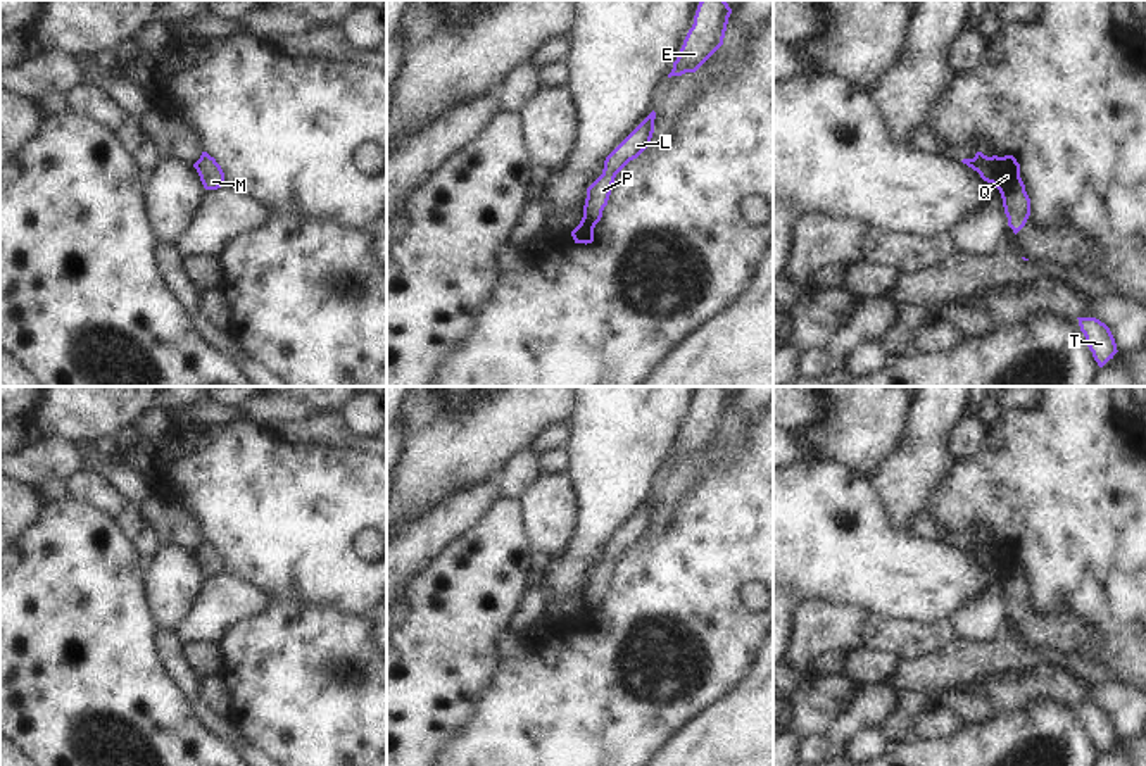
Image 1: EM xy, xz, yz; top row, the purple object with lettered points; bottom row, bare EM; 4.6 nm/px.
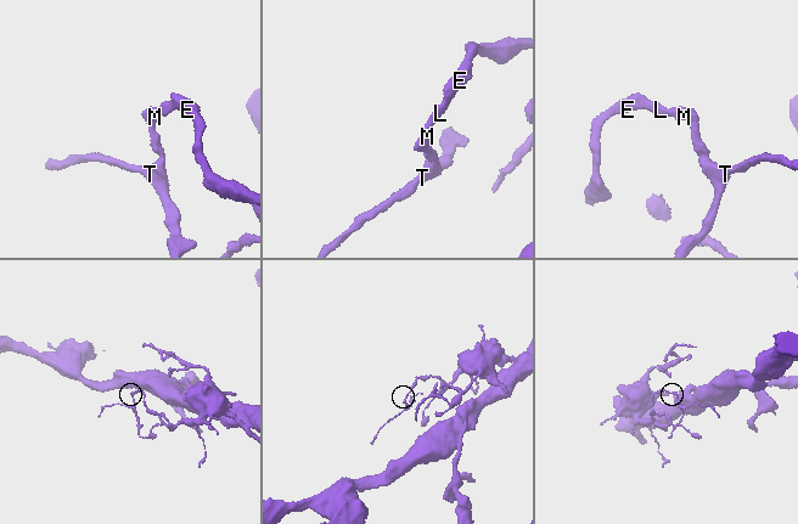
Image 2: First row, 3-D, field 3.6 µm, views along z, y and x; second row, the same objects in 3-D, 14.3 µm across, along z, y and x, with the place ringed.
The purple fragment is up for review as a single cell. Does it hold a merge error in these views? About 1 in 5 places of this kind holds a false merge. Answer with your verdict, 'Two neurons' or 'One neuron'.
One neuron.

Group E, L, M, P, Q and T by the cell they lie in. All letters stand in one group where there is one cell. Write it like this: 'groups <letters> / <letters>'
groups E L M P Q T

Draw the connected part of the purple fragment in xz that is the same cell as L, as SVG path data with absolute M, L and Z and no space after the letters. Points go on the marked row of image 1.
M652 110L604 160L602 174L587 188L583 217L571 231L575 243L592 243L594 228L608 205L616 174L649 145L654 133L656 112Z

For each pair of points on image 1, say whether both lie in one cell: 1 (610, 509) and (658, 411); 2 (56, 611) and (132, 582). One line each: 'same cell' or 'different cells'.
1: same cell
2: same cell

